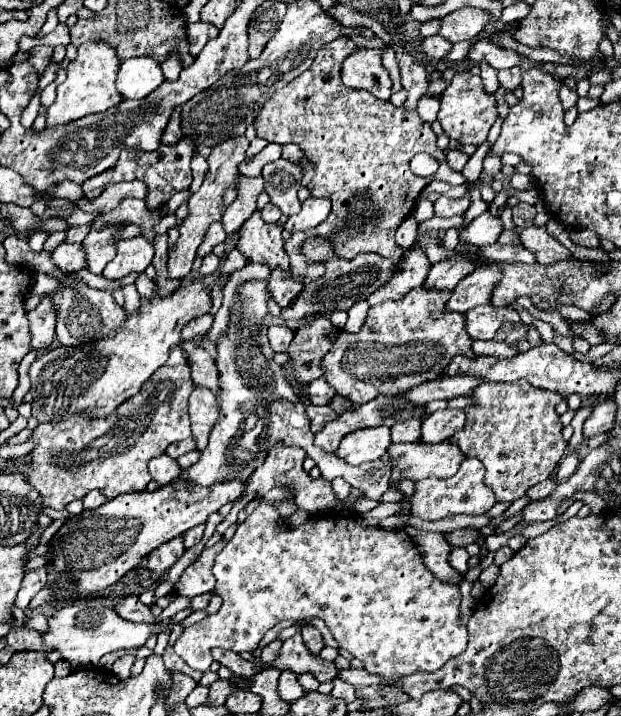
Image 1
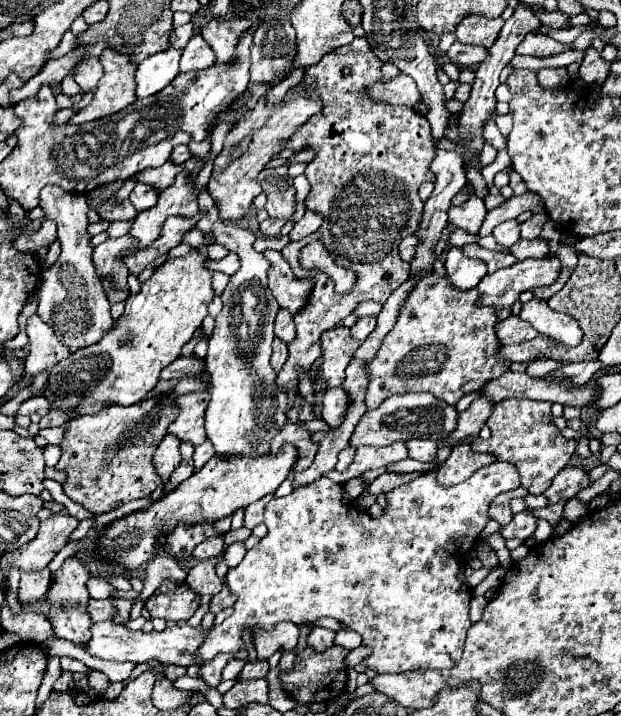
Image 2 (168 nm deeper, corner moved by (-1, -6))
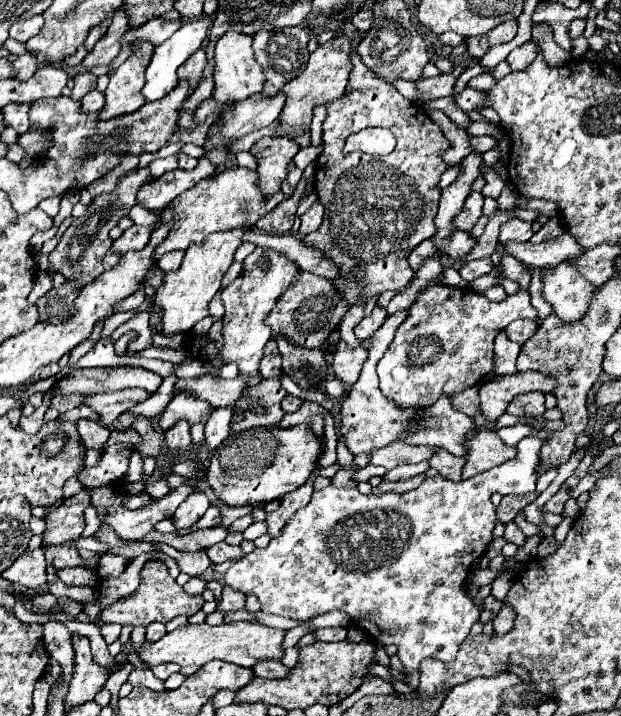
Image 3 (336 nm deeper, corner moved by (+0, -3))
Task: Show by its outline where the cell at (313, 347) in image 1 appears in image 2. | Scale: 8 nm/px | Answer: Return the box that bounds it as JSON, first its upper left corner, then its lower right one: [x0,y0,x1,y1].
[322,327,360,387]

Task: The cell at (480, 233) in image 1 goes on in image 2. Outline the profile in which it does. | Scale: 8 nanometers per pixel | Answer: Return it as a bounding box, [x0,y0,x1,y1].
[492,219,520,247]

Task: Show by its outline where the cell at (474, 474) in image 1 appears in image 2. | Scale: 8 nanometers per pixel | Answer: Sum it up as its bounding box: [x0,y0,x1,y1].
[198,461,520,673]

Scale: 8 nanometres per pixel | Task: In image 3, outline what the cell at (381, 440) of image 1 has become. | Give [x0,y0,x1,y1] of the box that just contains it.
[369,442,433,470]

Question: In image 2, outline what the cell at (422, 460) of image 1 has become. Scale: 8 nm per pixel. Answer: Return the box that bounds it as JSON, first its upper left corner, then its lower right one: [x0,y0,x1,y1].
[436,443,496,487]

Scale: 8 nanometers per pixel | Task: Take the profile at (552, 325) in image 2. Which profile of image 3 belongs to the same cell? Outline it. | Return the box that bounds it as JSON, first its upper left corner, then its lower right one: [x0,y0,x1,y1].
[377,282,539,408]

